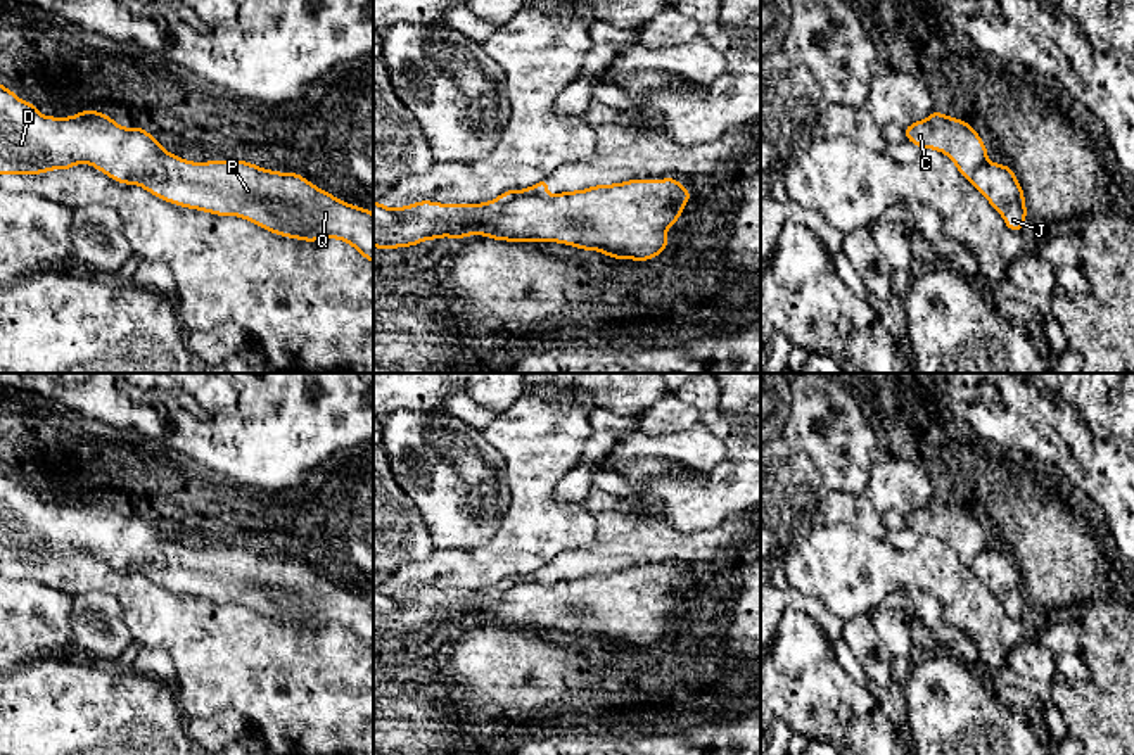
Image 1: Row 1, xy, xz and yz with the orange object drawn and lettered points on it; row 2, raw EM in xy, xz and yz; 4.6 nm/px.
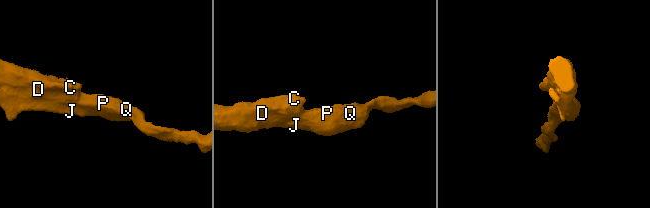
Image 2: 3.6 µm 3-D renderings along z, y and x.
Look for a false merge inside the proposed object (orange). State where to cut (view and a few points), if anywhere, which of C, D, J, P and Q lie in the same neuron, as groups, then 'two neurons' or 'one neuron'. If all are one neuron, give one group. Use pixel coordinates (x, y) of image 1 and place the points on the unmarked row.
cut in xz along (547, 583), (516, 583), (498, 598), (483, 598), (462, 622); C D / J P Q; two neurons

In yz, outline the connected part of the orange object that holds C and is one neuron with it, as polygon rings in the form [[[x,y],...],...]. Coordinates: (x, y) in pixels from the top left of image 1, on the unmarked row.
[[[933,498],[927,506],[906,513],[904,520],[920,536],[946,541],[966,567],[987,549],[987,536],[978,520],[966,508],[942,499]]]

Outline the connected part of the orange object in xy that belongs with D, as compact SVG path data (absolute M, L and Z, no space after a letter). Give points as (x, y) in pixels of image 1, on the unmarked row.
M0 470L0 561L40 561L90 551L114 568L161 561L166 537L140 513L123 515L99 498L43 504Z

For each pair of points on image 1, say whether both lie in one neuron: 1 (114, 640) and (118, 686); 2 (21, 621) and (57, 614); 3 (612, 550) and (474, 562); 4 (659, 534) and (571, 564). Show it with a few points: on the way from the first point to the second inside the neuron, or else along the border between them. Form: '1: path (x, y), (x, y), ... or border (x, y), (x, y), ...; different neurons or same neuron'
1: border (78, 652), (97, 662), (116, 664); different neurons
2: path (30, 610), (35, 607), (47, 614); same neuron
3: border (597, 539), (590, 546), (562, 551), (547, 564); different neurons
4: path (637, 546), (593, 558); same neuron

